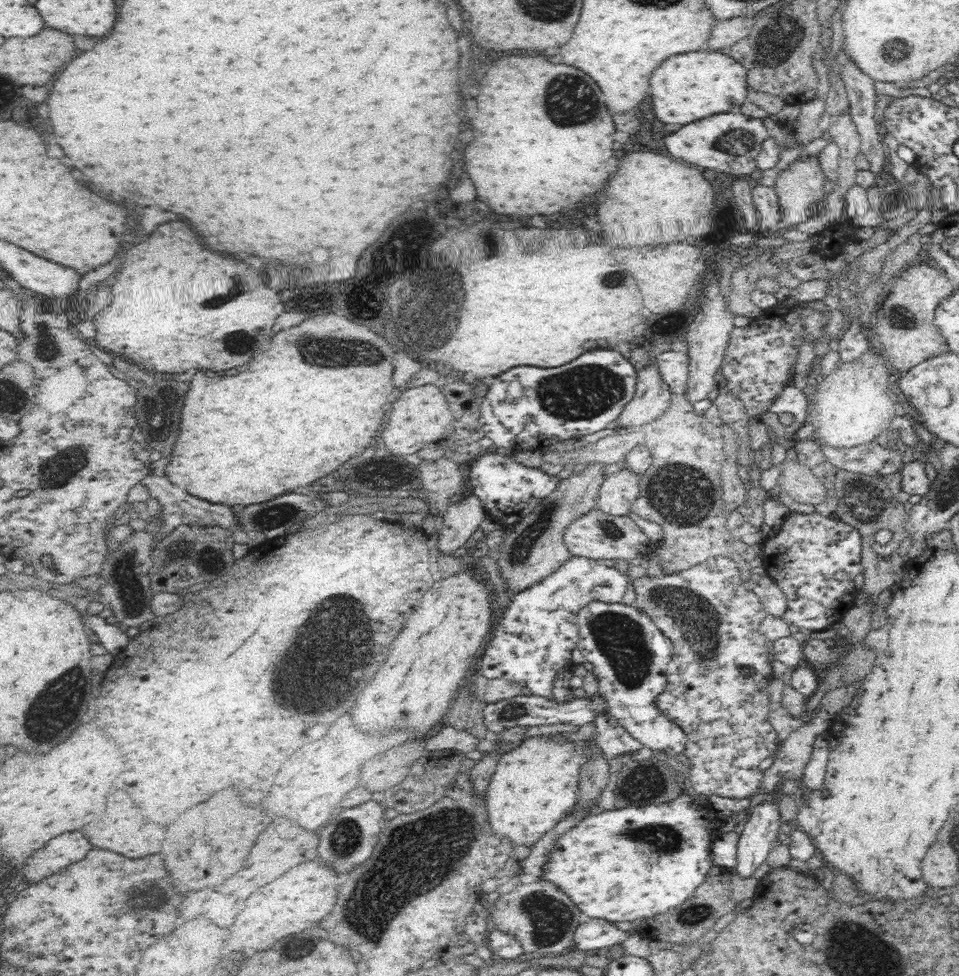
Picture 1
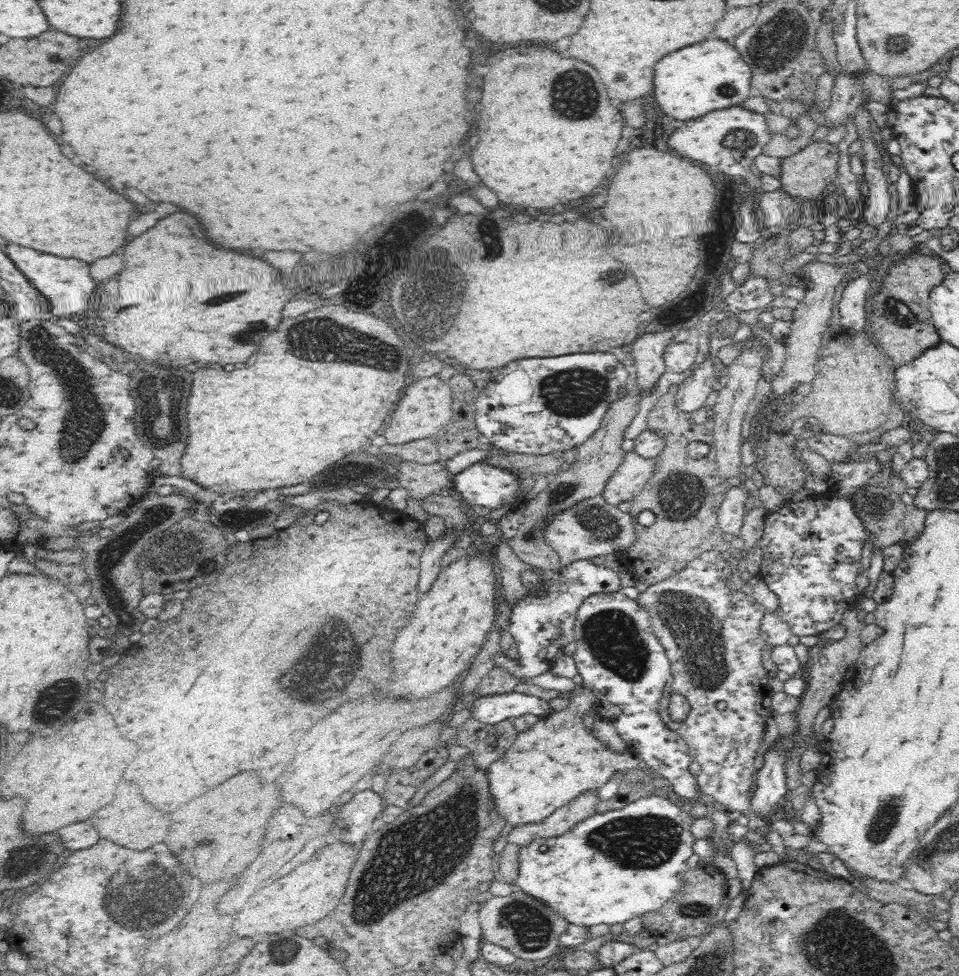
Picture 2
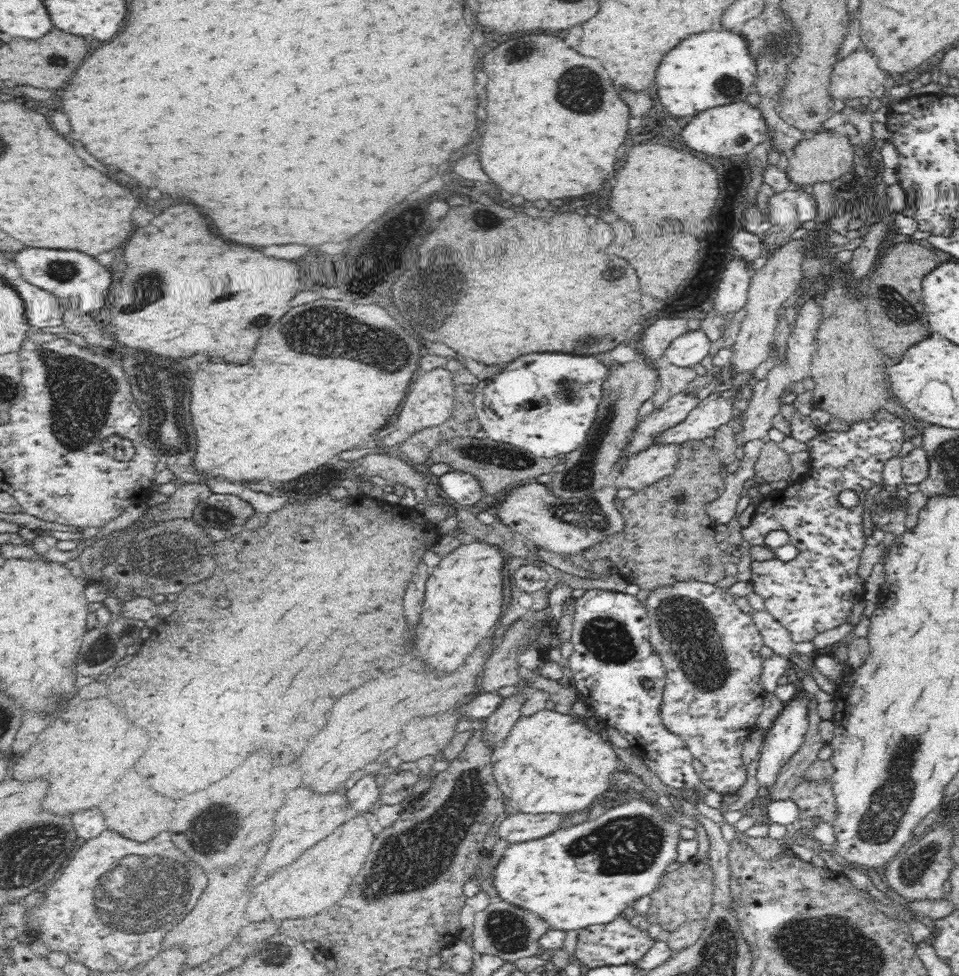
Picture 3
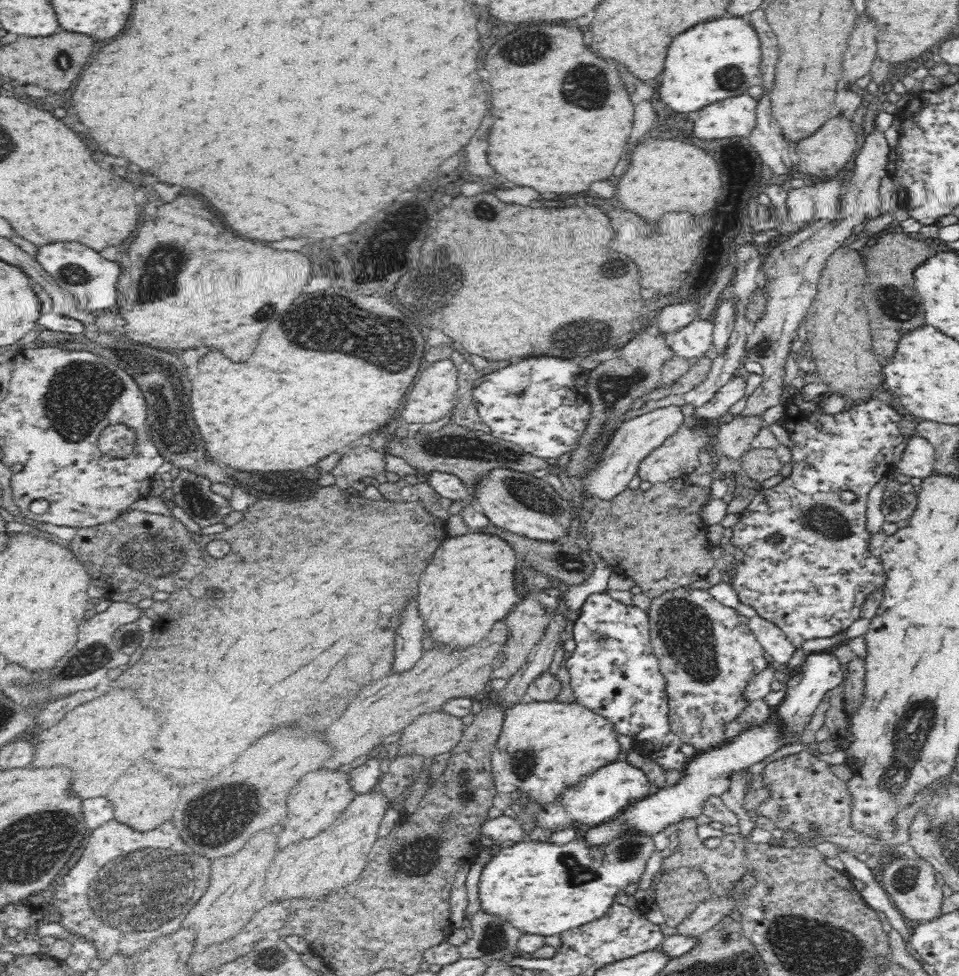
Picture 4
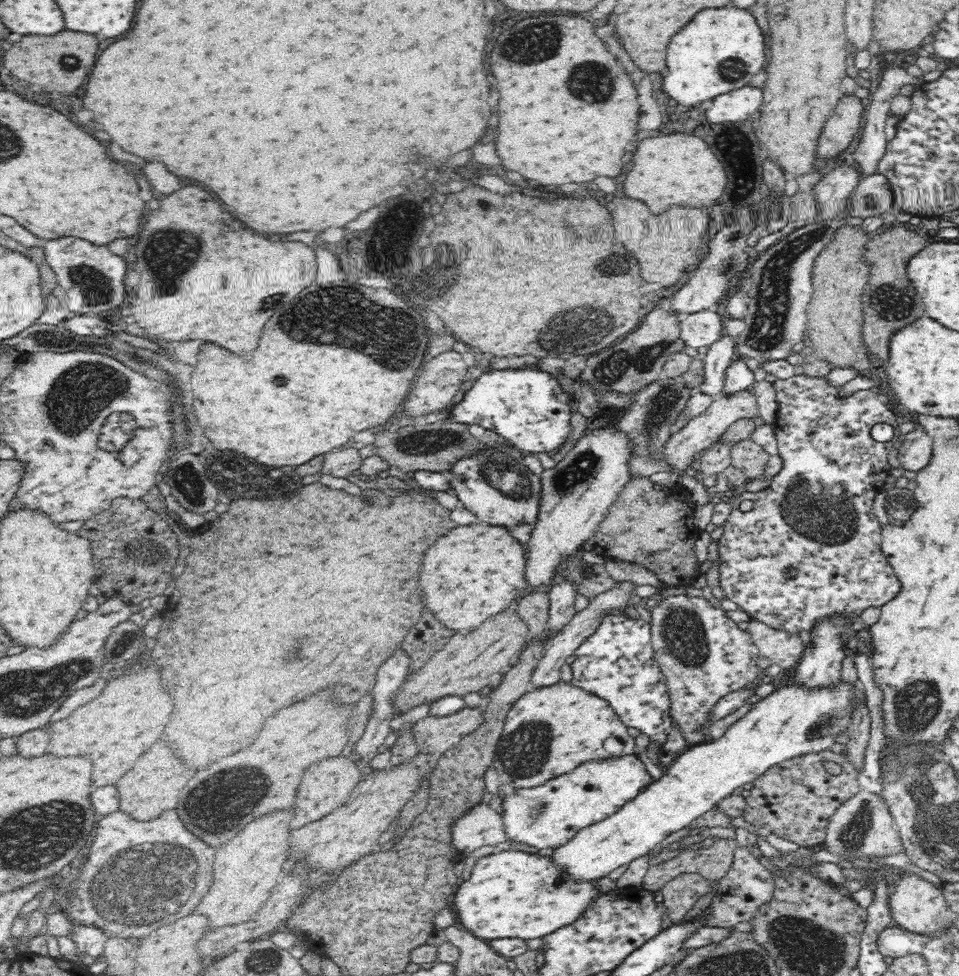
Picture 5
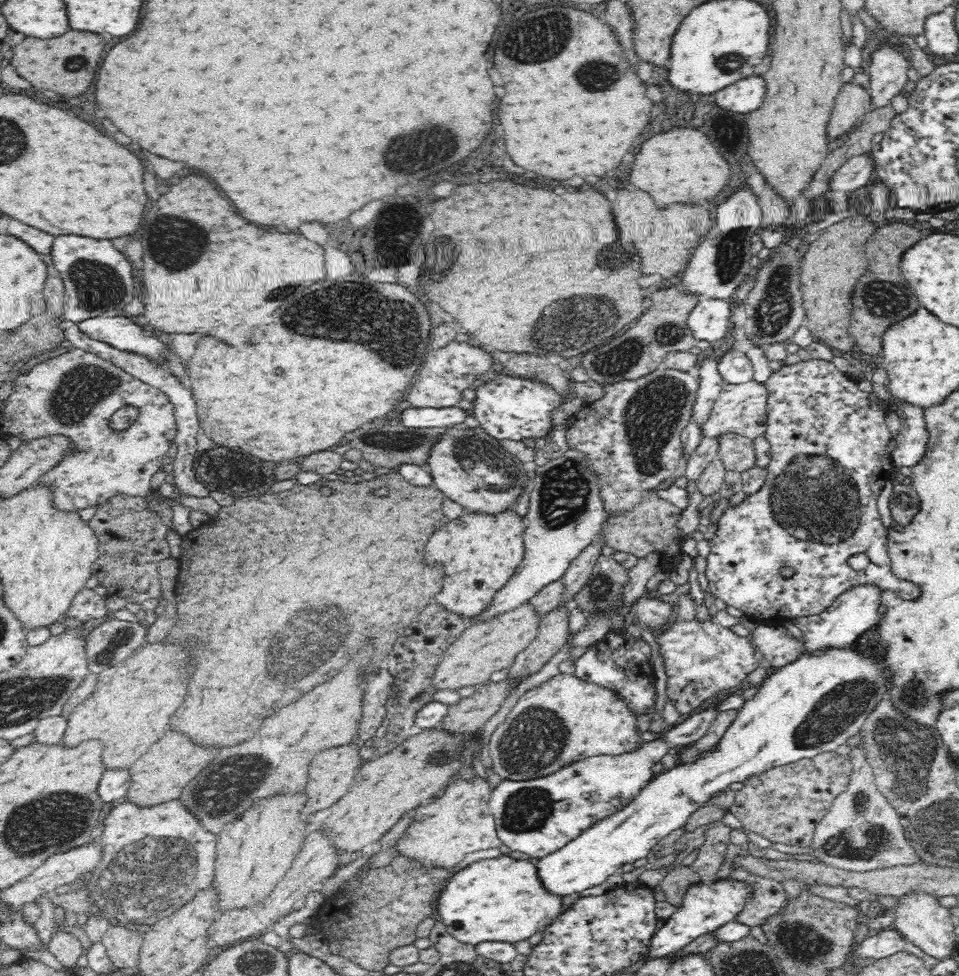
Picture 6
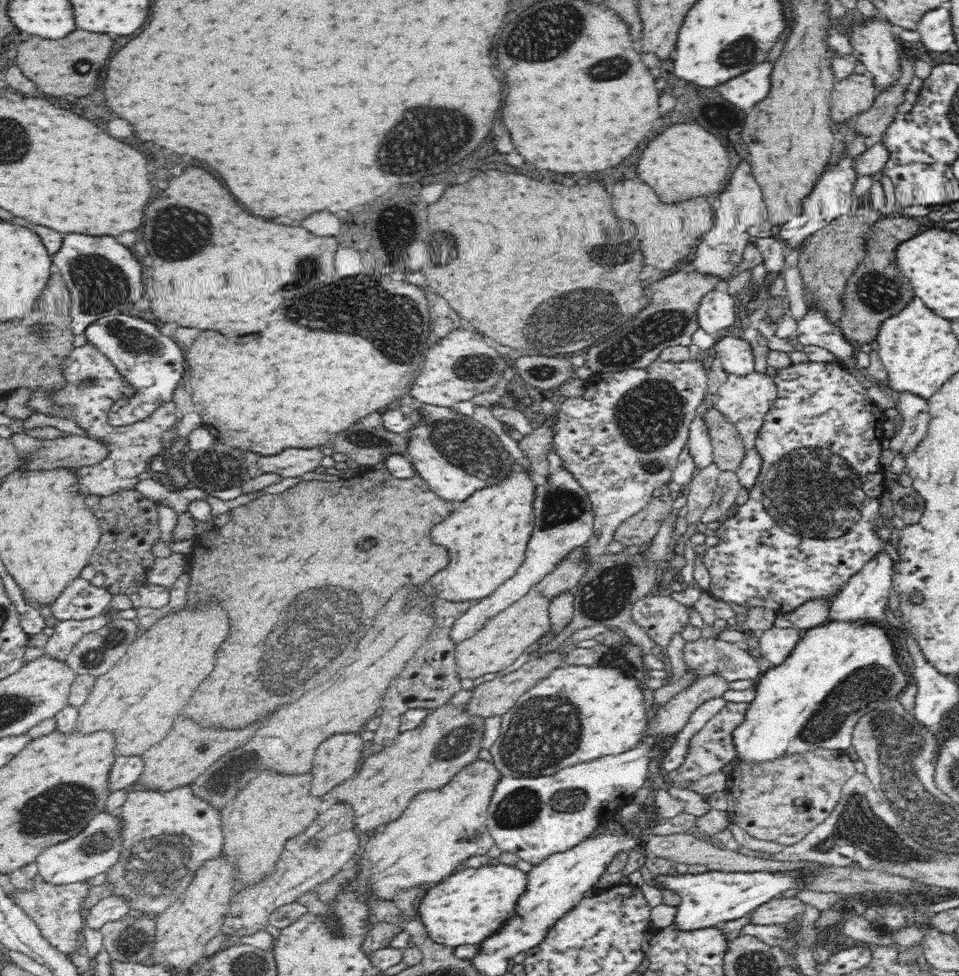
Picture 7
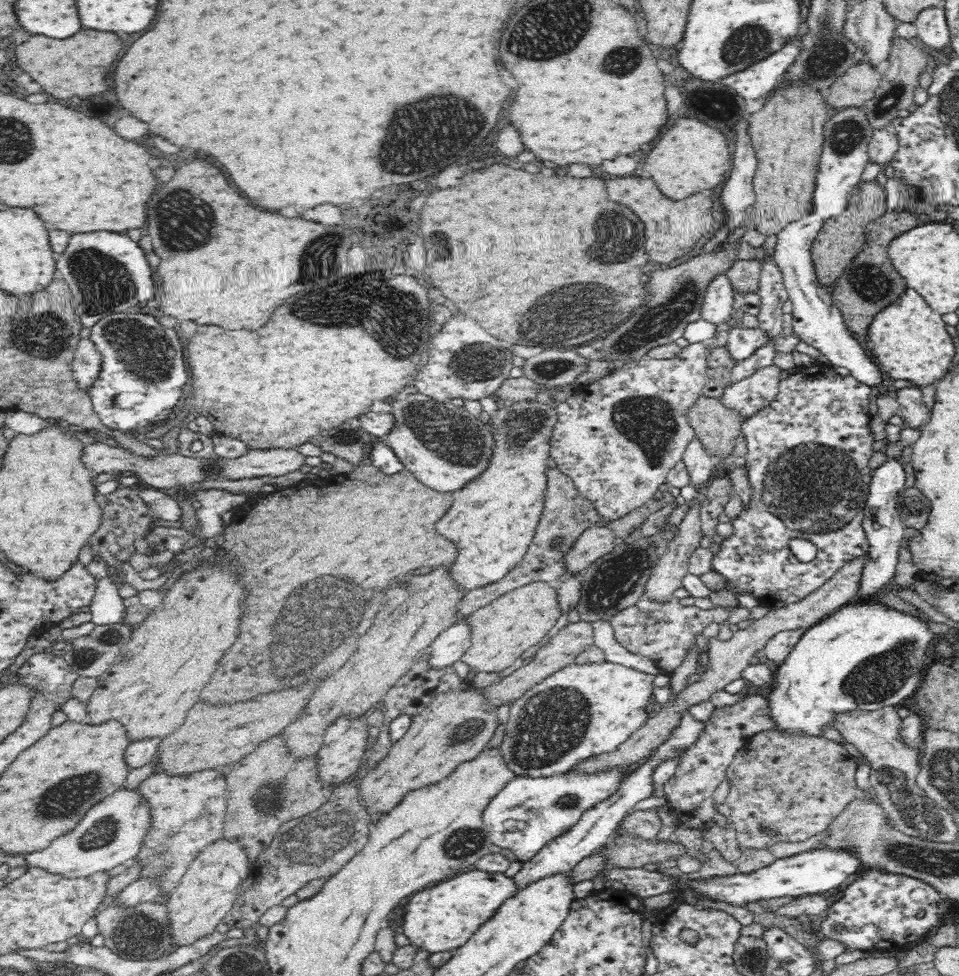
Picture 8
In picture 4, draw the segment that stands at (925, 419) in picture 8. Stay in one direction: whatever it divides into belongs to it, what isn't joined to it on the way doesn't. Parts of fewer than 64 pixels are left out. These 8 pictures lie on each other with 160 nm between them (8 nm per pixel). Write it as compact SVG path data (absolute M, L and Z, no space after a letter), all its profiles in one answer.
M919 435L912 436L896 470L898 474L910 476L910 478L928 478L933 474L934 457L935 450L925 438Z

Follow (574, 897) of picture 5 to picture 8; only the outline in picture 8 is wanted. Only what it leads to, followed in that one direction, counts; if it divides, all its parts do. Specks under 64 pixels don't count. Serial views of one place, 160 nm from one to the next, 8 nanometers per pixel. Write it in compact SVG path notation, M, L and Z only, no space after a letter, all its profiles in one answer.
M473 870L473 871L467 871L466 874L460 873L458 876L455 876L454 878L448 879L447 881L437 883L434 888L428 888L428 890L422 890L422 892L418 892L418 894L414 894L412 896L412 900L408 902L408 910L406 910L406 916L404 916L404 922L401 922L399 926L402 926L404 924L404 930L401 932L407 936L408 940L410 940L410 944L416 945L416 948L422 947L426 949L426 951L430 952L430 954L435 952L444 952L447 950L453 950L460 948L460 946L464 946L466 942L474 936L474 933L476 930L478 930L482 925L484 925L484 922L488 922L496 912L498 912L498 909L500 909L500 906L504 905L504 902L508 901L508 898L513 898L517 893L519 892L518 889L518 883L516 883L516 879L514 877L506 876L504 873L494 873L494 872L484 872L480 870Z

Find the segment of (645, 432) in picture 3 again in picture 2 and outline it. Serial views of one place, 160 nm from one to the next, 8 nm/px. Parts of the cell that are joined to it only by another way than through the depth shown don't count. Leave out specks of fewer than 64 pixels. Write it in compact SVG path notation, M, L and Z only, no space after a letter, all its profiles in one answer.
M704 356L702 362L695 362L692 374L678 385L676 405L688 413L694 413L704 406L706 398L714 390L714 378L718 377L712 356Z

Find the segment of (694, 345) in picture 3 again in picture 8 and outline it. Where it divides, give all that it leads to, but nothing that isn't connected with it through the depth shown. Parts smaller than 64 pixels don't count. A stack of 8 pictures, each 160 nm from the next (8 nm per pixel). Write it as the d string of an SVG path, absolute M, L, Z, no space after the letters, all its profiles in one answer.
M725 274L716 277L705 292L701 318L712 324L724 324L734 312L733 285Z

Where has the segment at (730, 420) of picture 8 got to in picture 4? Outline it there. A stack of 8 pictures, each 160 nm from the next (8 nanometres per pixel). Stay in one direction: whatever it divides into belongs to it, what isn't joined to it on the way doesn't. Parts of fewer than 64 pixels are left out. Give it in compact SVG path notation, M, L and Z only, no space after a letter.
M750 448L739 461L745 472L744 475L760 482L770 476L778 476L782 472L782 462L774 449Z

